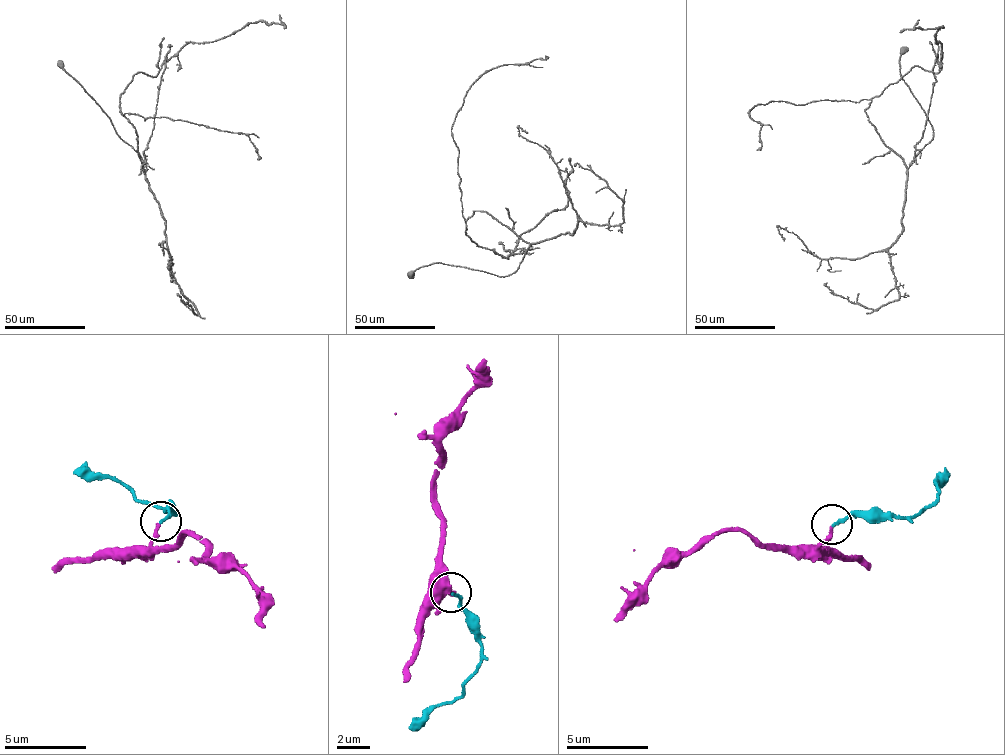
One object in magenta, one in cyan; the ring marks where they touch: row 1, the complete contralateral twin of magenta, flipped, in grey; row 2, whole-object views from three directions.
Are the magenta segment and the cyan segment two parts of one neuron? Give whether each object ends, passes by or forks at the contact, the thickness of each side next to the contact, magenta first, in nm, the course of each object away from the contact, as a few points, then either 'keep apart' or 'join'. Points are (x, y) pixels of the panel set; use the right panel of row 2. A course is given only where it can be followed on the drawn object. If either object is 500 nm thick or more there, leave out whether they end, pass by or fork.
magenta ends | cyan ends | 240/200 nm | magenta via (830, 525), (810, 548), (768, 546), (741, 531), (701, 537), (685, 553), (667, 554), (616, 623) | cyan via (830, 525), (854, 518), (920, 516), (939, 493), (933, 484), (942, 473) | join

